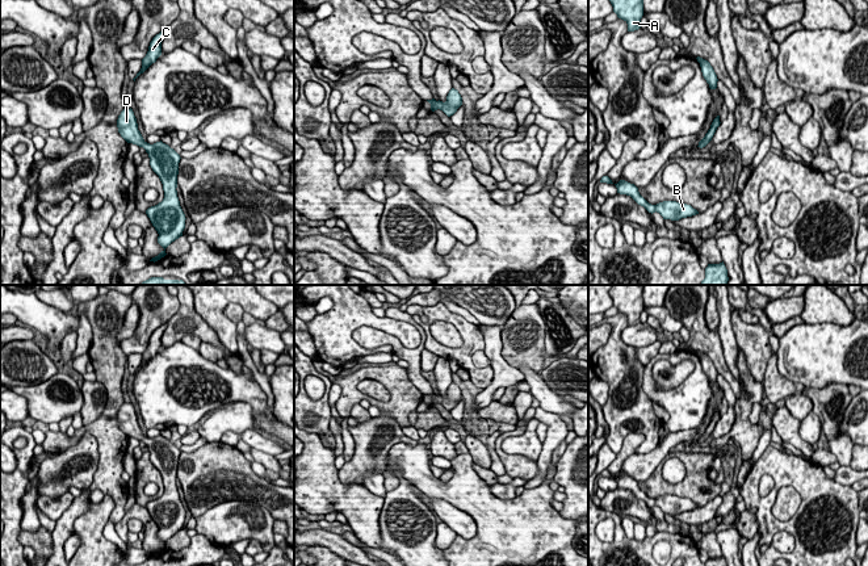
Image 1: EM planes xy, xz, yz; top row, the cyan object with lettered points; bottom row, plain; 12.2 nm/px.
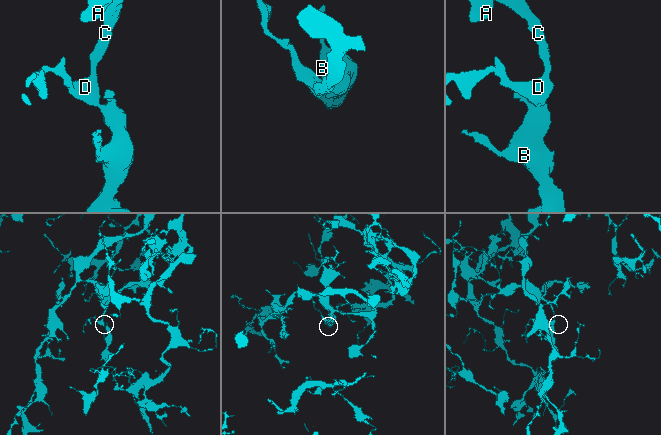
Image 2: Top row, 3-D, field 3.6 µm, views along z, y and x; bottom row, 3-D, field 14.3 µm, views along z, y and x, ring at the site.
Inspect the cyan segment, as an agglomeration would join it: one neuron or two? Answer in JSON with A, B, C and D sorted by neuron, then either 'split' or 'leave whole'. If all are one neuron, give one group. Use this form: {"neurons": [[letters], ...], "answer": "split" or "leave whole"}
{"neurons": [["A", "B", "C", "D"]], "answer": "leave whole"}

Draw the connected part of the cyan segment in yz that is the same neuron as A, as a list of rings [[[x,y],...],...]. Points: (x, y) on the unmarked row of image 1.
[[[613,285],[609,295],[618,313],[628,318],[628,326],[638,324],[643,310],[645,285]]]

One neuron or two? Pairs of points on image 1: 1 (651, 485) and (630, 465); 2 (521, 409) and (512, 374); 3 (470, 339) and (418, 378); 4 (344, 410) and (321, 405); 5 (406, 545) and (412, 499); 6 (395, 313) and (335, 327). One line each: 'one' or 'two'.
1: two
2: two
3: two
4: two
5: one
6: two

